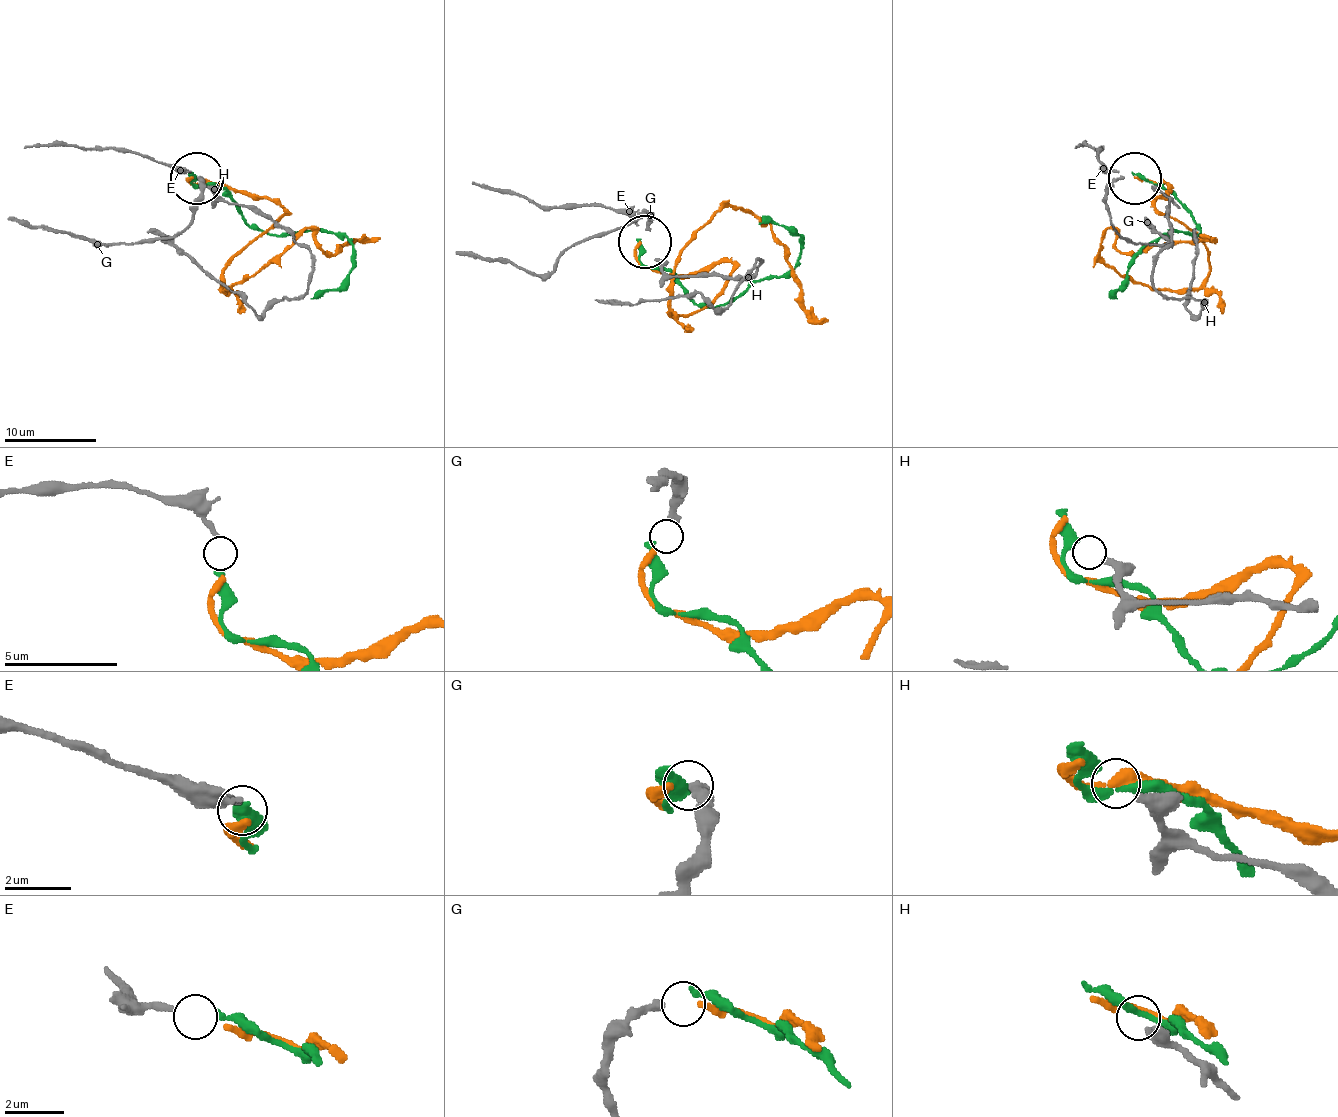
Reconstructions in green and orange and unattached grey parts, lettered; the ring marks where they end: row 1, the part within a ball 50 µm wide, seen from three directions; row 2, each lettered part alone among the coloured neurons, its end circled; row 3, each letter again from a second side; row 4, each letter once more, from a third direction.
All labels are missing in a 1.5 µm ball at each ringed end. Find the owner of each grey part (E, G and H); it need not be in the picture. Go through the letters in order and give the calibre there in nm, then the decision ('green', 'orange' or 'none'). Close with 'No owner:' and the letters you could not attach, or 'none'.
E: calibre 240 nm; green
G: calibre 320 nm; orange
H: calibre 360 nm; none
No owner: H

